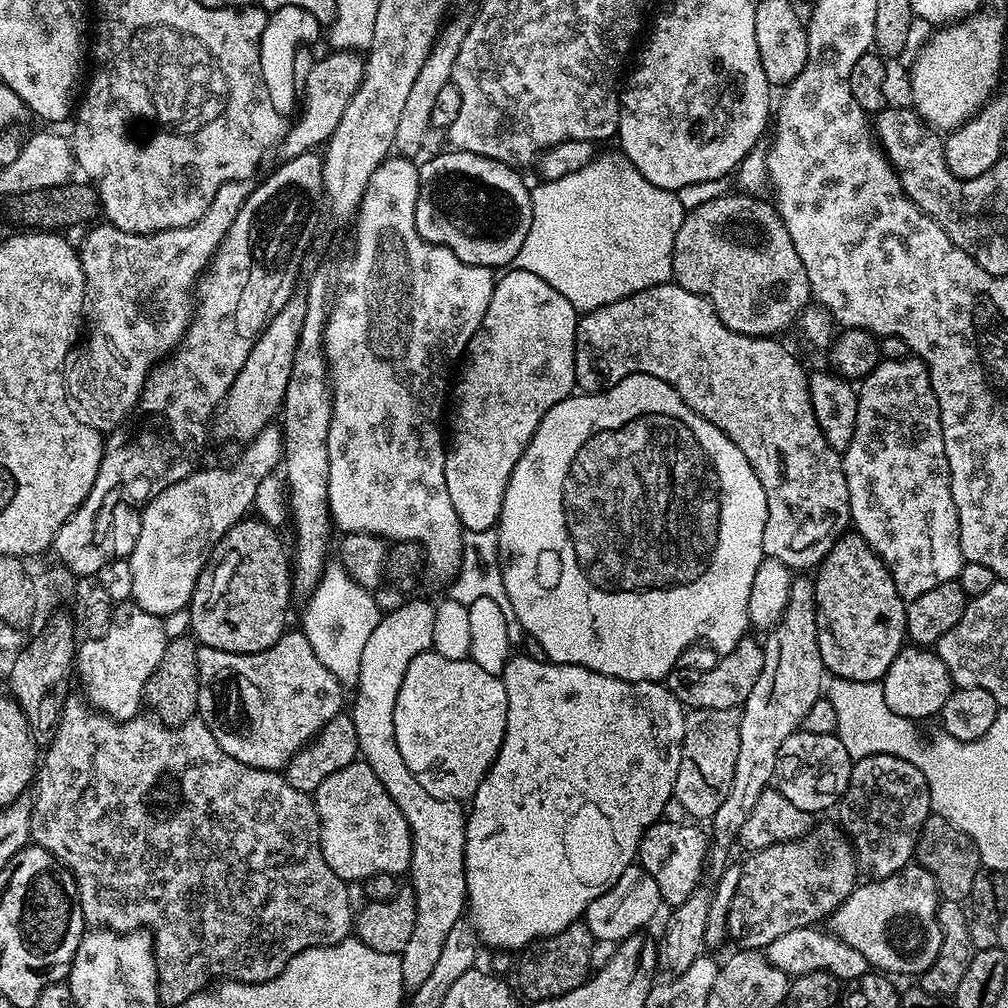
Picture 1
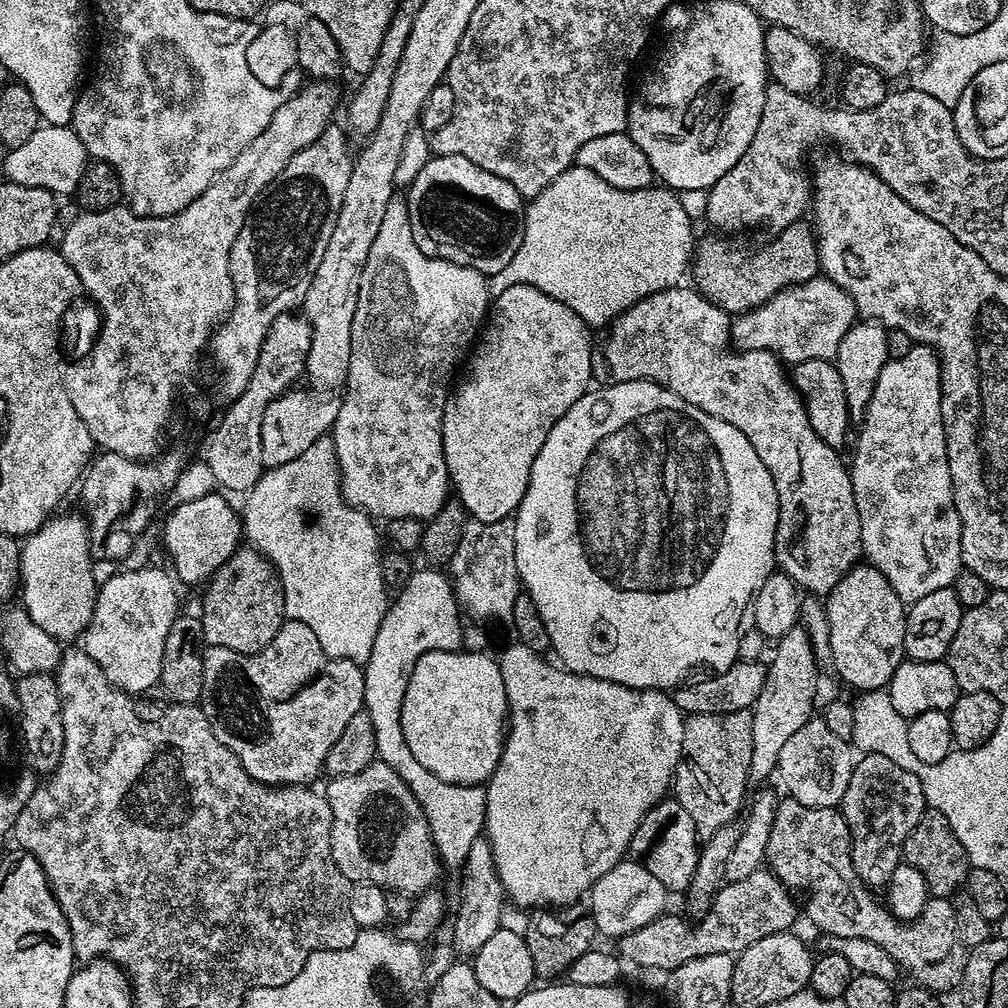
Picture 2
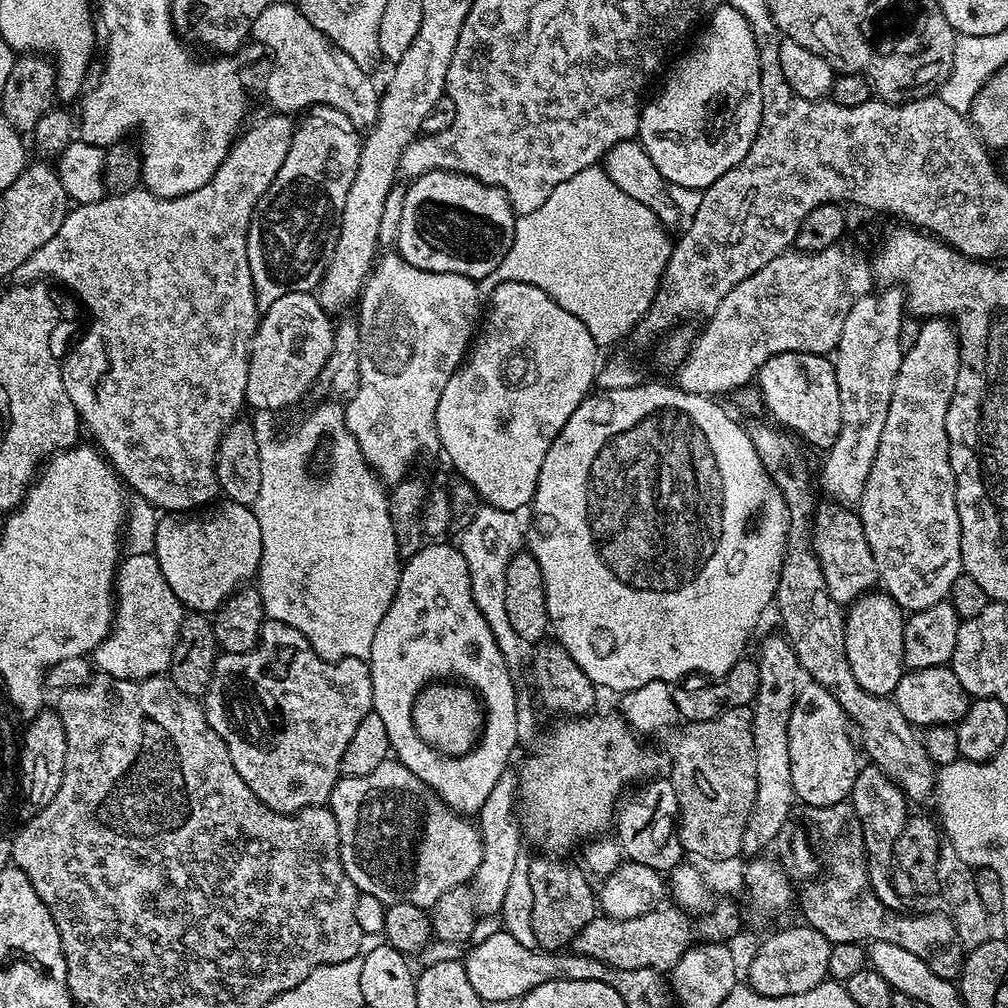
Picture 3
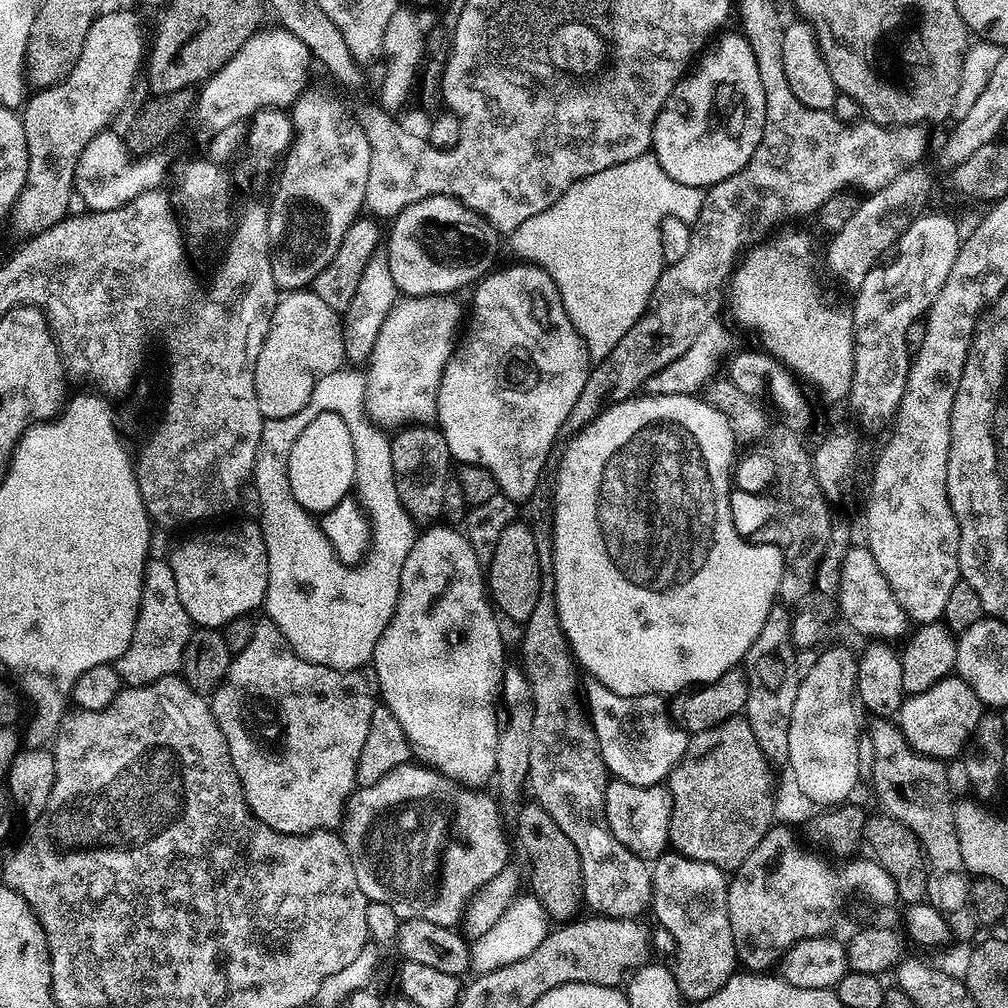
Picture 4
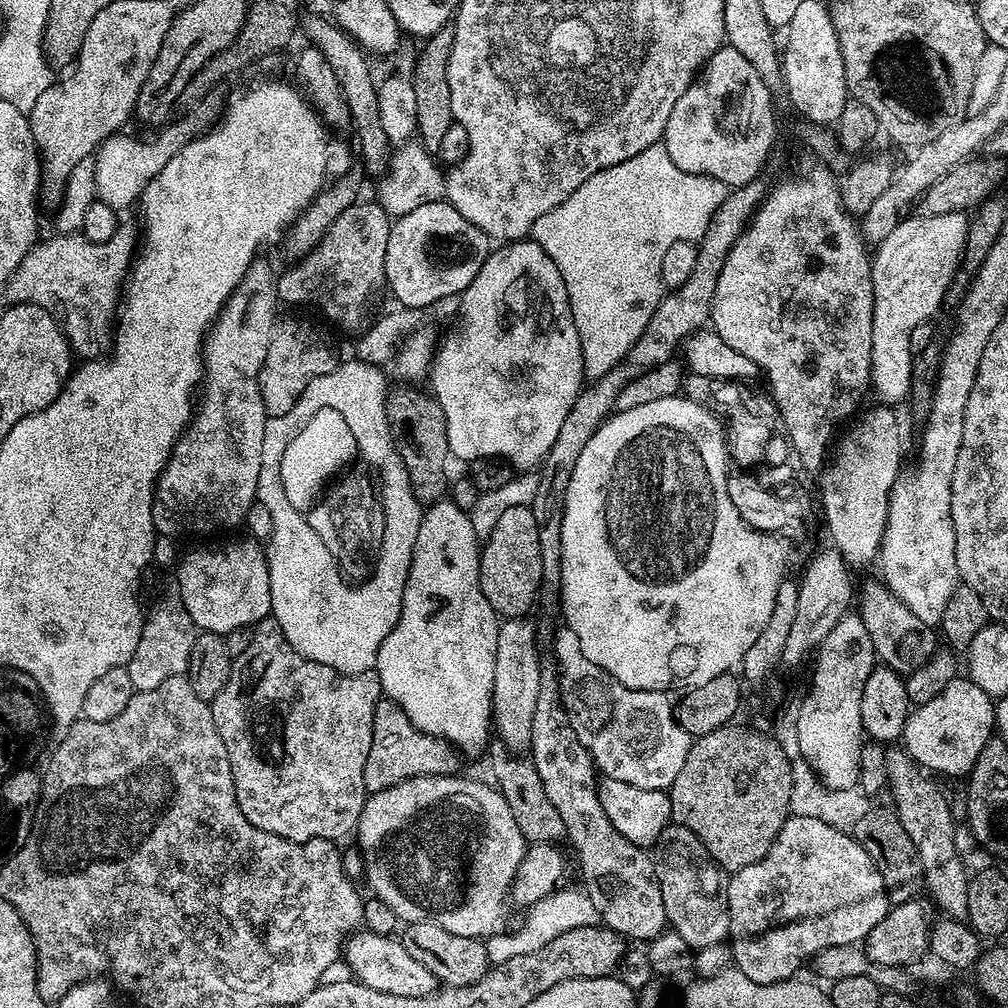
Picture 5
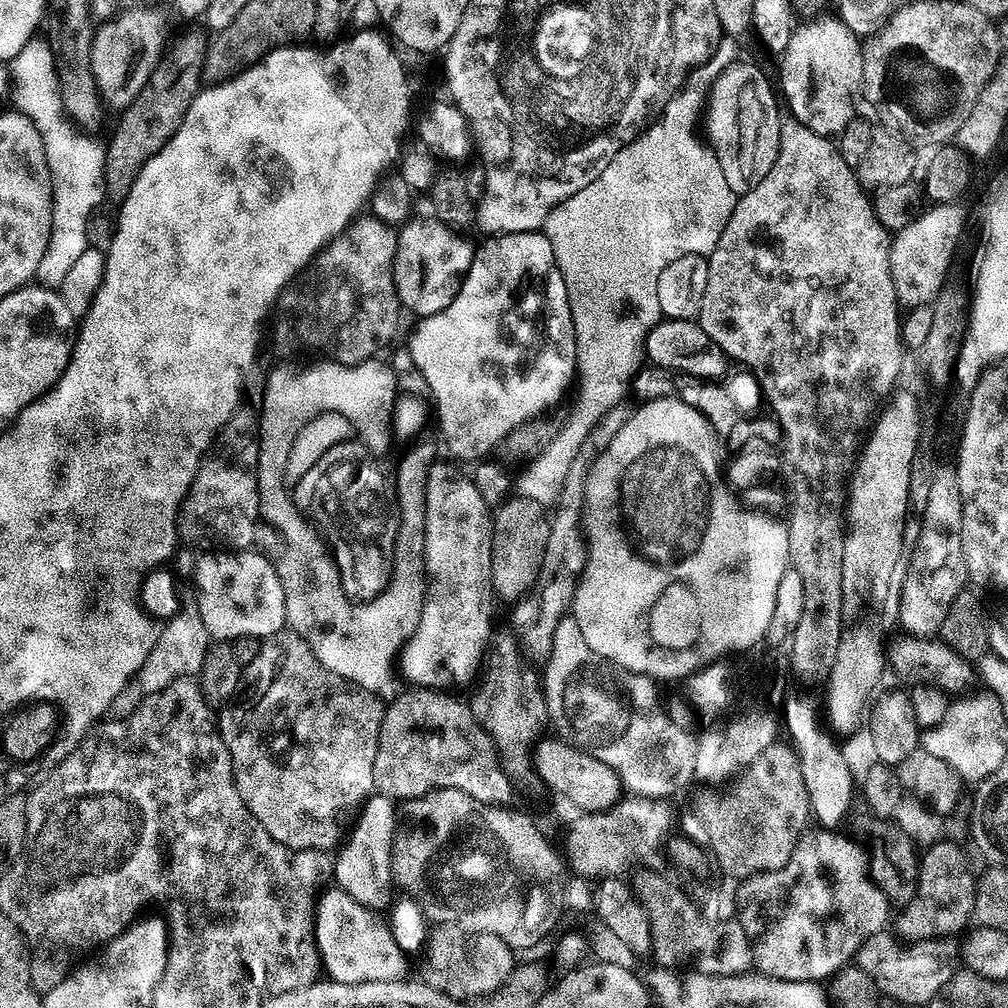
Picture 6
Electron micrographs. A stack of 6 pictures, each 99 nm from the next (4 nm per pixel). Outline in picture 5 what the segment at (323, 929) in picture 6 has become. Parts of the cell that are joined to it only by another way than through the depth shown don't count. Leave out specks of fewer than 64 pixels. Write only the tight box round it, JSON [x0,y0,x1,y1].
[343,930,438,998]

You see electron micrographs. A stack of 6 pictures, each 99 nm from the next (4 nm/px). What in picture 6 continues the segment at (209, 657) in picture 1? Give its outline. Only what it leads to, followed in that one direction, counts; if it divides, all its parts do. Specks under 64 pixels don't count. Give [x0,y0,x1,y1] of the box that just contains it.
[218,630,386,850]

